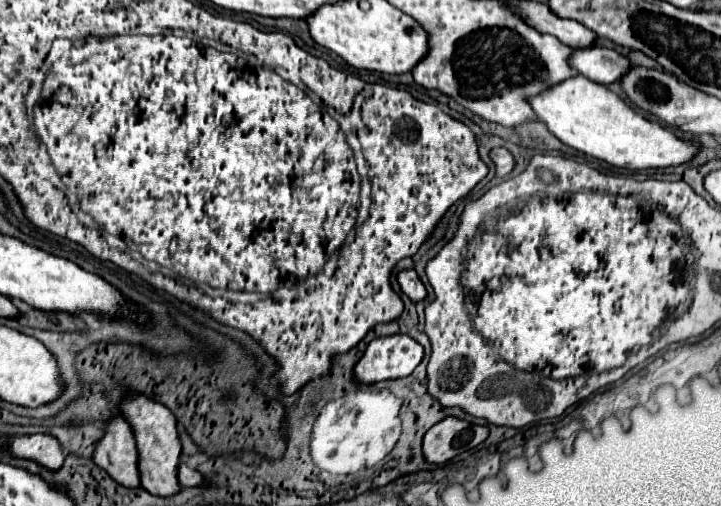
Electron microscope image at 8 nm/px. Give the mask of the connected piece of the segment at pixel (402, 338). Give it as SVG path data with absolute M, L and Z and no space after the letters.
M393 334L369 342L361 360L353 366L357 384L409 376L423 358L423 346L407 334Z

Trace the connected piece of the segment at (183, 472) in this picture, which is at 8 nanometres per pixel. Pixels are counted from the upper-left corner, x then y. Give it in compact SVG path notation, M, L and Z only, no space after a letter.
M181 464L179 466L179 482L181 482L181 486L189 486L189 488L203 486L203 474L199 470L191 470L189 466Z

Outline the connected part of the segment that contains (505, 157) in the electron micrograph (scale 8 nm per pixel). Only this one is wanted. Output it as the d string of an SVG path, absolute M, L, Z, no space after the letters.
M493 148L489 152L489 158L493 160L499 178L507 176L513 170L513 166L515 166L515 160L513 160L513 156L511 156L511 152L507 148Z

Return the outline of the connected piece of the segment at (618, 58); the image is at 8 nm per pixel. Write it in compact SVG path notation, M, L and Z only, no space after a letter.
M585 48L575 50L571 56L571 66L579 70L581 76L599 82L599 84L613 84L619 82L629 70L631 60L611 48Z

